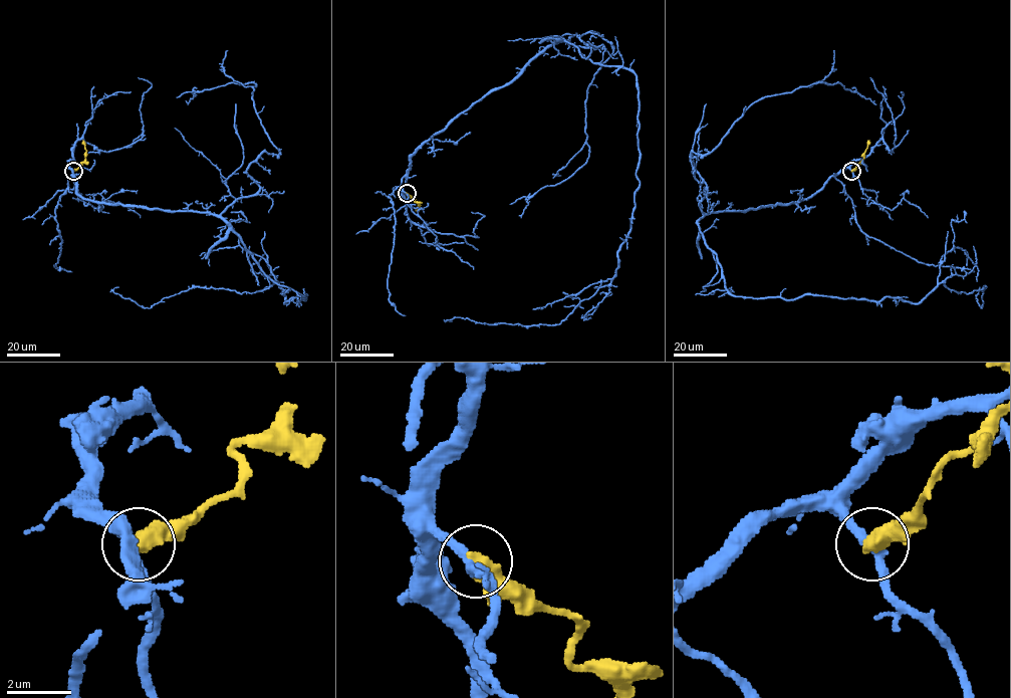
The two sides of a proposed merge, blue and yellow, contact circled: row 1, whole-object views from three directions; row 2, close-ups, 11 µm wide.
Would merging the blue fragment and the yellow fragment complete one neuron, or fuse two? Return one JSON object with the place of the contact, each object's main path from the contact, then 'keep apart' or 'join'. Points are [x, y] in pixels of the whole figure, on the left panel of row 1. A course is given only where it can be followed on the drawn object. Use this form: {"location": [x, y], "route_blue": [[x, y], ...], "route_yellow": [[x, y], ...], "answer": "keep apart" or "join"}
{"location": [73, 171], "route_blue": [[73, 171], [84, 198], [217, 214], [306, 298], [285, 303], [277, 283], [203, 287], [143, 307], [118, 287]], "route_yellow": [[73, 171], [85, 159], [82, 141]], "answer": "keep apart"}

